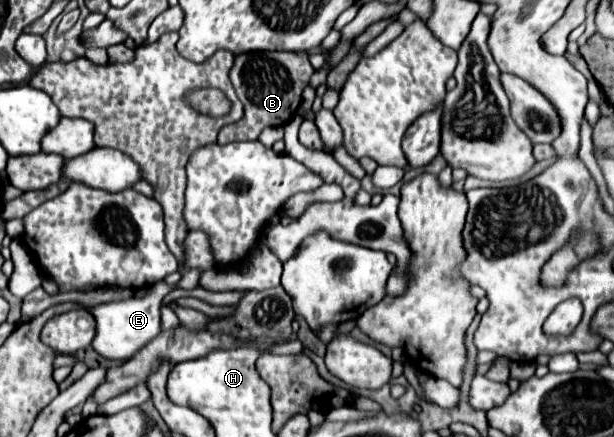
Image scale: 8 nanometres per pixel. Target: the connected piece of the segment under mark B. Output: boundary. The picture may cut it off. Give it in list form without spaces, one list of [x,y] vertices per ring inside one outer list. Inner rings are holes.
[[[241,52],[231,68],[231,82],[239,100],[245,104],[245,116],[235,124],[223,126],[217,142],[229,144],[235,140],[257,140],[263,128],[287,124],[287,120],[291,120],[291,116],[295,116],[299,108],[301,92],[313,72],[315,68],[311,66],[309,56],[305,52]]]

